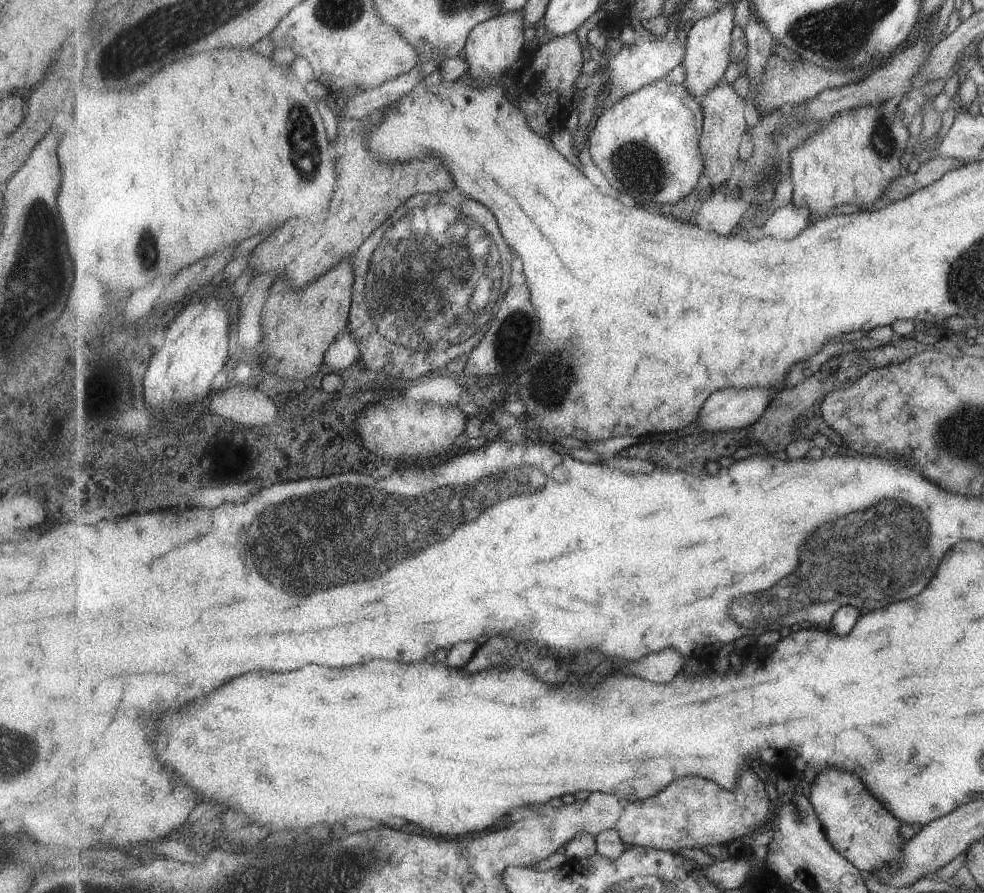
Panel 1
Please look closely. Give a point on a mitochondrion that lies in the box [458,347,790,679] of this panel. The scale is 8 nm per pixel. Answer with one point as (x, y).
(567, 381)

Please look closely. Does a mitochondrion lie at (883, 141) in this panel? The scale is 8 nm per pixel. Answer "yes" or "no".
yes

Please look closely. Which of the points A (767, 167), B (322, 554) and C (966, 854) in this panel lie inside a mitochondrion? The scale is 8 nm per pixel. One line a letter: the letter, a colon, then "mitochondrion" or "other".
A: mitochondrion
B: mitochondrion
C: other

